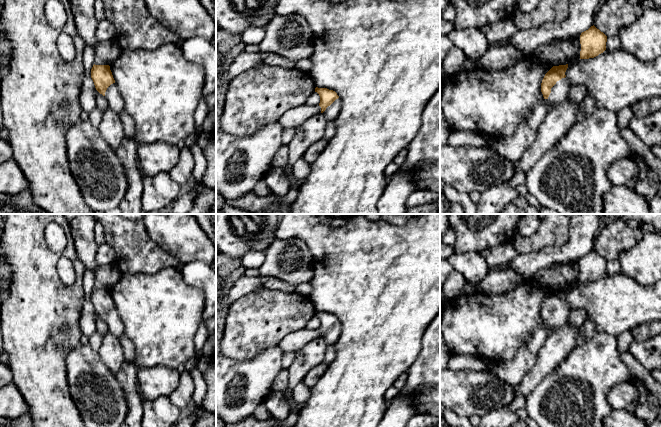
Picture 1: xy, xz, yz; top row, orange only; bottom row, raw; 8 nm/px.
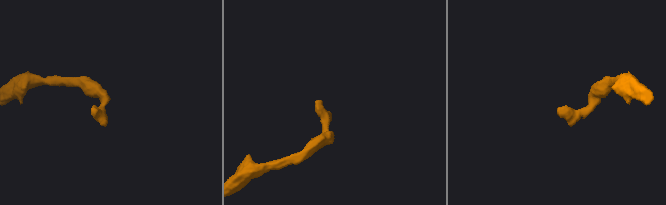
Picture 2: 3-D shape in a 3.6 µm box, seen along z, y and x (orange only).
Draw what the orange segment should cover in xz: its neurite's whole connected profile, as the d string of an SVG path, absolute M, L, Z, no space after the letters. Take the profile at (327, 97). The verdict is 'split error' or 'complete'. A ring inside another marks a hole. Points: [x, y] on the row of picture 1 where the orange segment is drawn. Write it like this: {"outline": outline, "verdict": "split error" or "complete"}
{"outline": "M315 88L320 96L319 106L321 107L321 113L324 114L327 121L334 121L341 110L341 100L337 93L327 88Z", "verdict": "split error"}

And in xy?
{"outline": "M93 65L91 78L96 90L106 97L109 108L118 115L124 111L124 100L115 84L109 65Z", "verdict": "split error"}

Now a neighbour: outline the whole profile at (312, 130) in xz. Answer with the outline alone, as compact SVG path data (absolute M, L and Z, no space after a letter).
M323 113L314 115L295 128L295 134L287 145L289 149L288 163L294 164L303 157L307 149L323 139L327 119Z

